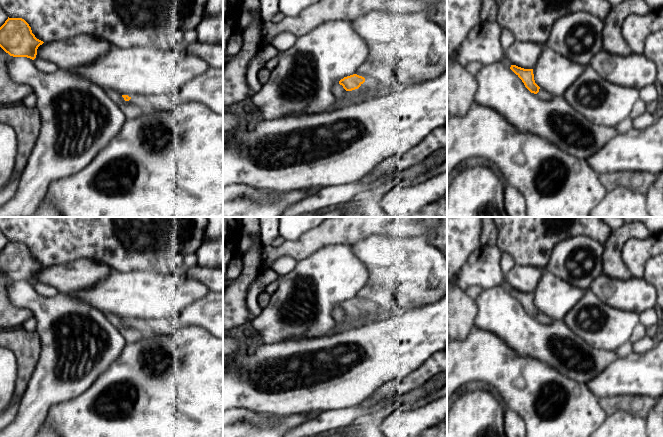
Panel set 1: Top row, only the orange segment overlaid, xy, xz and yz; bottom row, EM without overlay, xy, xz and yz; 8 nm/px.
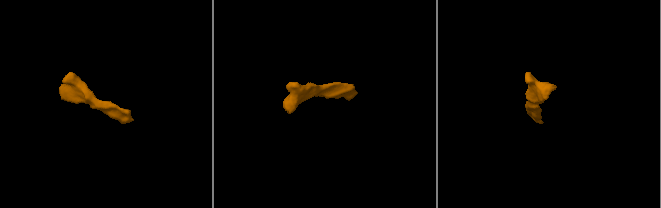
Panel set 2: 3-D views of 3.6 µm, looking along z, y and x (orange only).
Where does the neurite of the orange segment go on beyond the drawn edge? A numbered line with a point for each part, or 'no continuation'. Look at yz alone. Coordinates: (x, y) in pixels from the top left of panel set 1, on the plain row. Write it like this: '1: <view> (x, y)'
1: yz (542, 318)

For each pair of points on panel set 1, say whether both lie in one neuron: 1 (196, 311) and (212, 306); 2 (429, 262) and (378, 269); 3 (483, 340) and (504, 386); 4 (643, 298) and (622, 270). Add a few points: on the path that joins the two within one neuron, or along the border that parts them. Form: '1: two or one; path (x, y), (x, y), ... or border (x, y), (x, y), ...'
1: one; path (200, 311), (208, 310)
2: one; path (416, 265), (391, 265)
3: one; path (483, 351), (504, 375)
4: two; border (606, 274), (618, 279), (628, 279), (631, 276)

